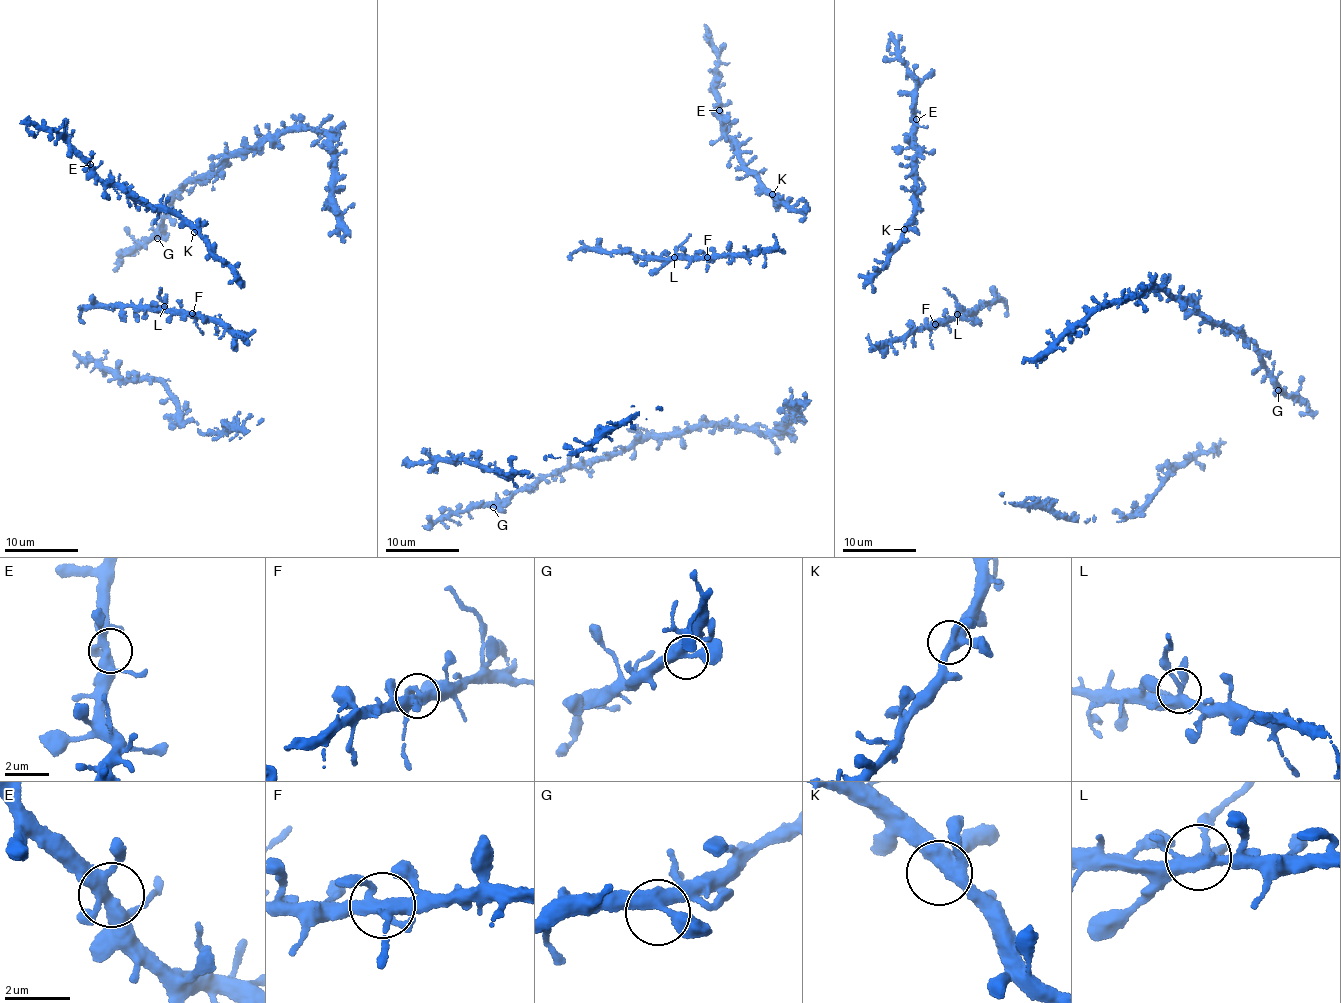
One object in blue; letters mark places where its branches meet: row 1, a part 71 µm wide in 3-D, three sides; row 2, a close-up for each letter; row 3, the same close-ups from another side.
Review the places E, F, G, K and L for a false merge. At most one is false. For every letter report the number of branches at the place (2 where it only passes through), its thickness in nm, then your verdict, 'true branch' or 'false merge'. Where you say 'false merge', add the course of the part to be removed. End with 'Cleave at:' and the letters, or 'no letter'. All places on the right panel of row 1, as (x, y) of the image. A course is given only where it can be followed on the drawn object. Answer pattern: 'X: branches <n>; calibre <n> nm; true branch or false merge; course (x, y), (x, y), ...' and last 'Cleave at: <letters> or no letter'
E: branches 6; calibre 360 nm; true branch
F: branches 5; calibre 400 nm; true branch
G: branches 3; calibre 400 nm; true branch
K: branches 4; calibre 380 nm; true branch
L: branches 5; calibre 360 nm; false merge; course (958, 315), (956, 298), (943, 288)
Cleave at: L

